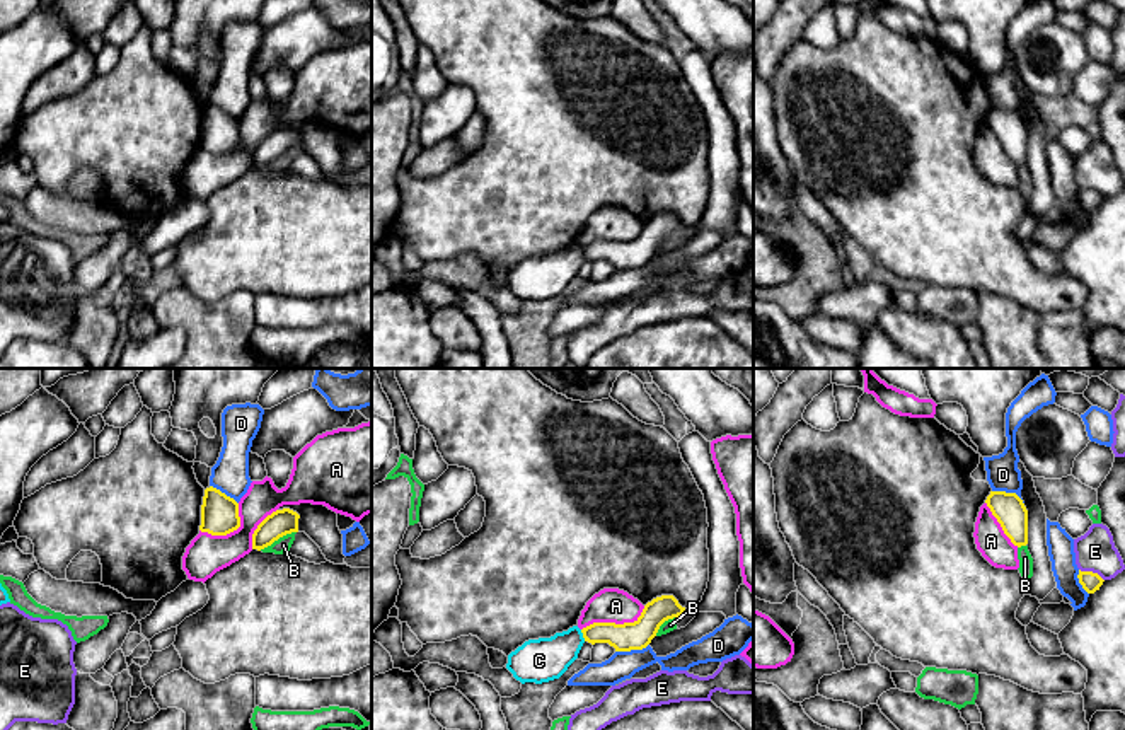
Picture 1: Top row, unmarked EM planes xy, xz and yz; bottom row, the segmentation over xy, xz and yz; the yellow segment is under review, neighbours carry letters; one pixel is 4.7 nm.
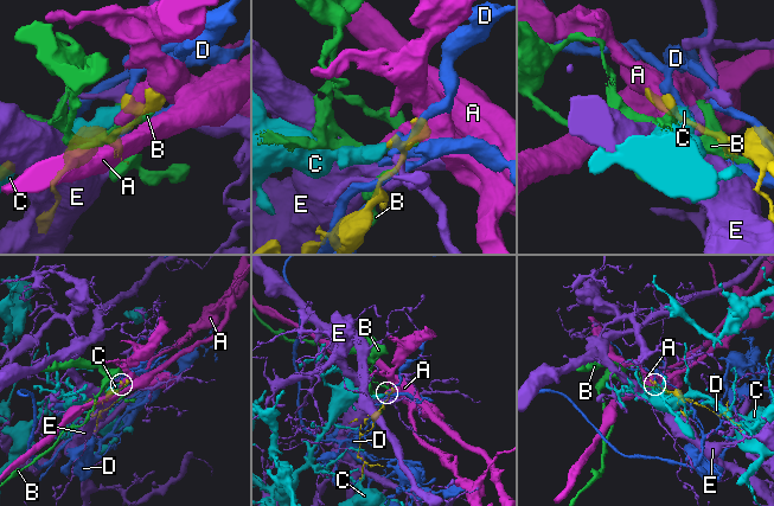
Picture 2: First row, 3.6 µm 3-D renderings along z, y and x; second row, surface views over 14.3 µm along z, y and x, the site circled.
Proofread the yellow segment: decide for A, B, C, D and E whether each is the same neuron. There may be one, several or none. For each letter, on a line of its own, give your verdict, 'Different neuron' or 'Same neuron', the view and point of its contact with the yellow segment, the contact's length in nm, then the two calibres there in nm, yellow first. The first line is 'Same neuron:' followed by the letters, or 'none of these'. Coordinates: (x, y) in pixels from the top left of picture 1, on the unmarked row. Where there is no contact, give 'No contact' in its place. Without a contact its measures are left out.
Same neuron: none of these
A: Different neuron. Touches yellow at xz (614, 241). Shared border 320 nm. Thickness 140 nm (yellow) against 160 nm
B: Different neuron. Touches yellow at xy (276, 157). Shared border 200 nm. Thickness 120 nm (yellow) against 70 nm
C: Different neuron. Touches yellow at xz (583, 253). Shared border 60 nm. Thickness 130 nm (yellow) against 200 nm
D: Different neuron. Touches yellow at xz (631, 266). Shared border 170 nm. Thickness 140 nm (yellow) against 140 nm
E: Different neuron. Touches yellow at yz (1091, 190). Shared border 130 nm. Thickness 90 nm (yellow) against 190 nm

